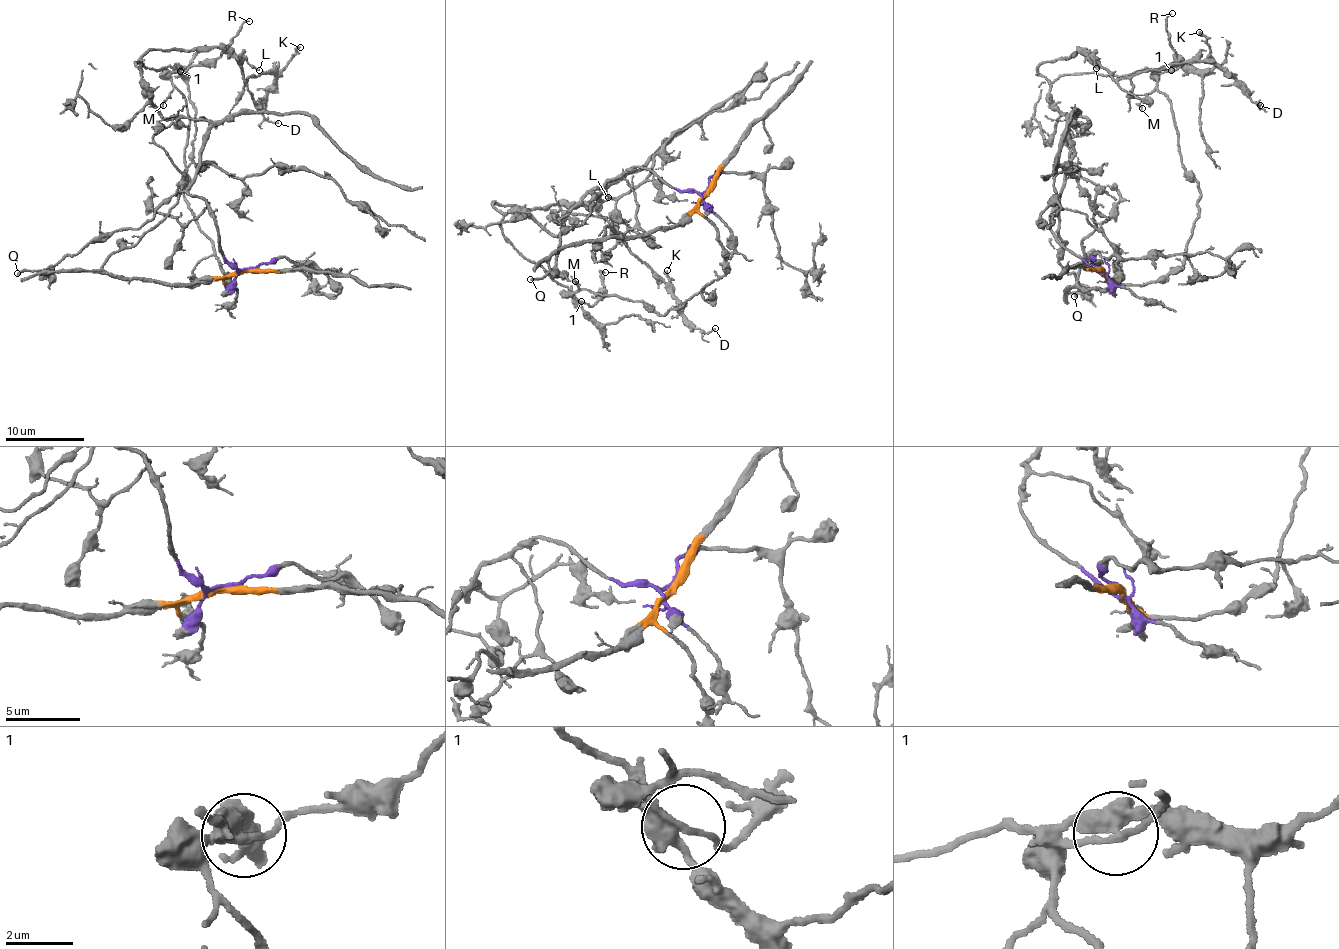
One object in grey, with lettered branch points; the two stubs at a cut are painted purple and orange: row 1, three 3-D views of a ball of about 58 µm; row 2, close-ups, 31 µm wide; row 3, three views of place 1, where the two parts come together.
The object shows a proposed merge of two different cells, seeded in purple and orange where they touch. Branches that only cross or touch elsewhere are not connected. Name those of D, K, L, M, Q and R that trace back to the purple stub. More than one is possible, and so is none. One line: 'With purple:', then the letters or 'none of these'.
With purple: D, K, L, Q

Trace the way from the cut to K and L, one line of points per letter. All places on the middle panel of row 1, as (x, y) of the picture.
K: (705, 193), (639, 166), (588, 194), (557, 236), (493, 205), (586, 204), (670, 286), (666, 270)
L: (705, 193), (639, 166), (588, 194), (557, 236), (493, 205), (608, 197)

